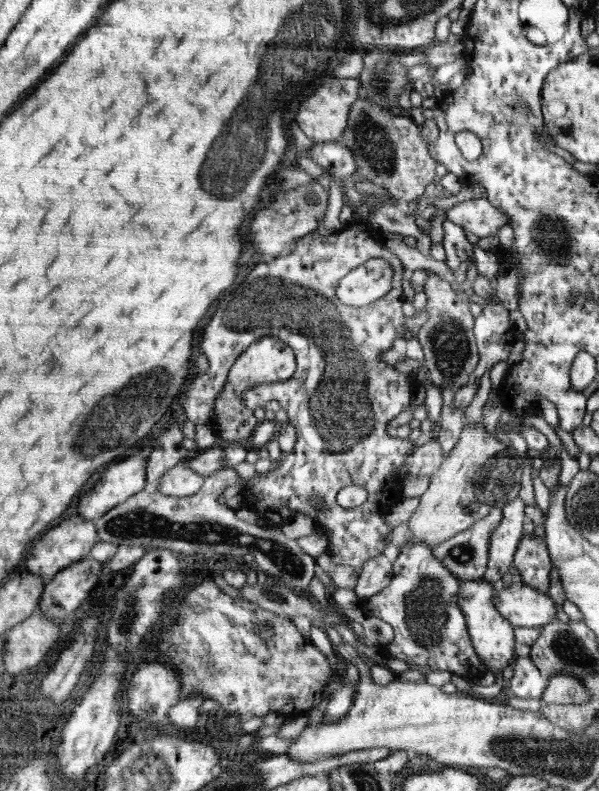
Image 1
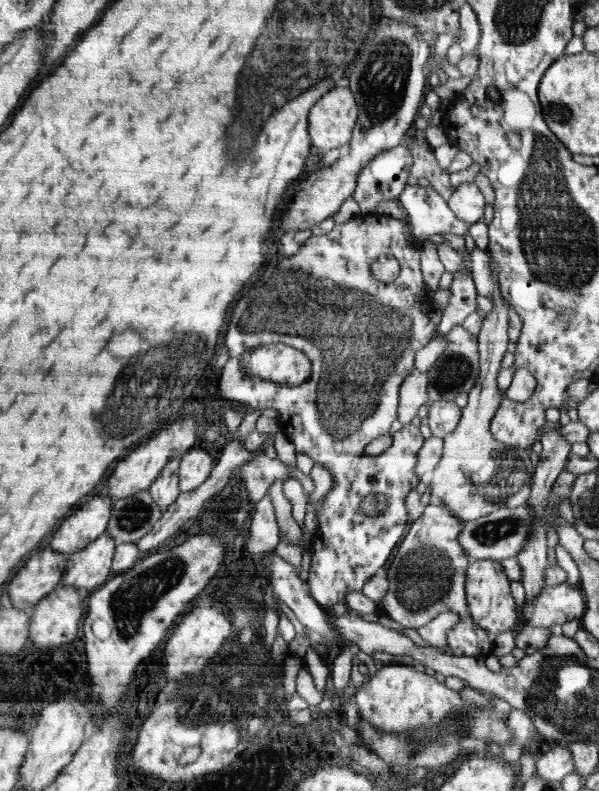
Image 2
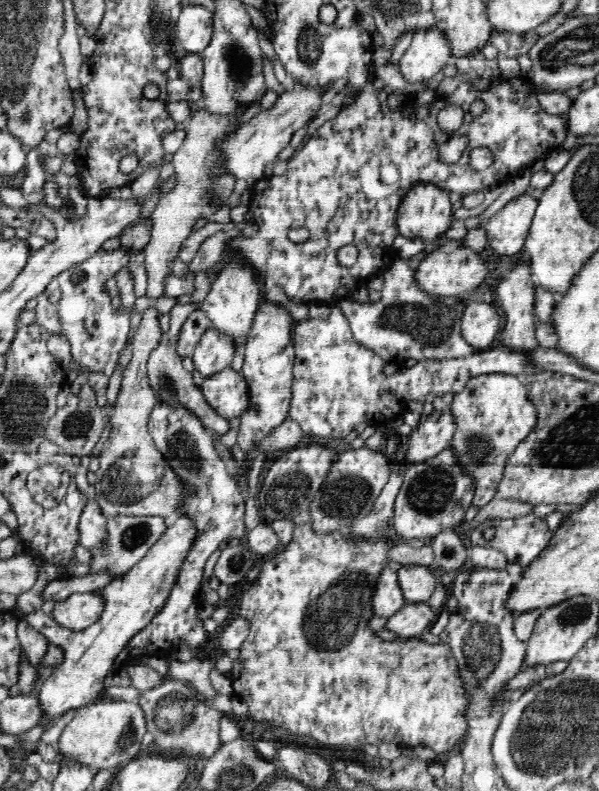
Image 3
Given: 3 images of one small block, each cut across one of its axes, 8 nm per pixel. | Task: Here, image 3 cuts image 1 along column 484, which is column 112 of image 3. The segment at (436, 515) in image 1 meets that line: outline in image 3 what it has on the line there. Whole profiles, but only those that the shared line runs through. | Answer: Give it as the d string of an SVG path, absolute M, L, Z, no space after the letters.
M155 307L143 311L138 329L131 340L132 358L121 374L111 433L98 456L100 468L92 478L97 504L101 506L106 521L114 516L160 516L171 523L177 518L176 508L184 492L178 482L178 475L174 475L162 452L156 448L147 425L154 405L159 402L148 383L146 371L150 352L162 340L159 315Z

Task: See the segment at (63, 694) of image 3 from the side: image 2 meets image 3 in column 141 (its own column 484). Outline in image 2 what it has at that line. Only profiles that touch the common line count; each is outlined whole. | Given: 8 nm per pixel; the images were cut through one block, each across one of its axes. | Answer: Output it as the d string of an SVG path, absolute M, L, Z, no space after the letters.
M498 561L470 562L468 580L465 583L465 596L474 624L478 625L478 628L484 628L490 635L508 632L516 624L518 612L510 592L510 580Z

